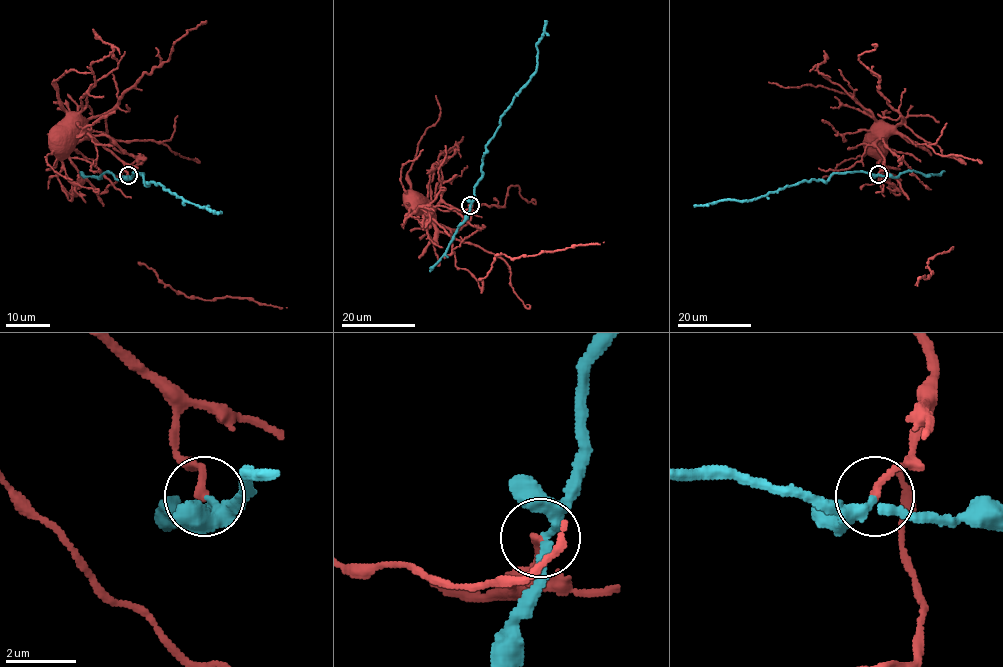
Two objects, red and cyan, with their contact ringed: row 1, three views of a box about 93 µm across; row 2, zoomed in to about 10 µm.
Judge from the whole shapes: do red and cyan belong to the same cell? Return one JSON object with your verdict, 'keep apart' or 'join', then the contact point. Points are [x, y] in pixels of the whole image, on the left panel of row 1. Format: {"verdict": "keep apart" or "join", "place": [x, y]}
{"verdict": "keep apart", "place": [128, 175]}

